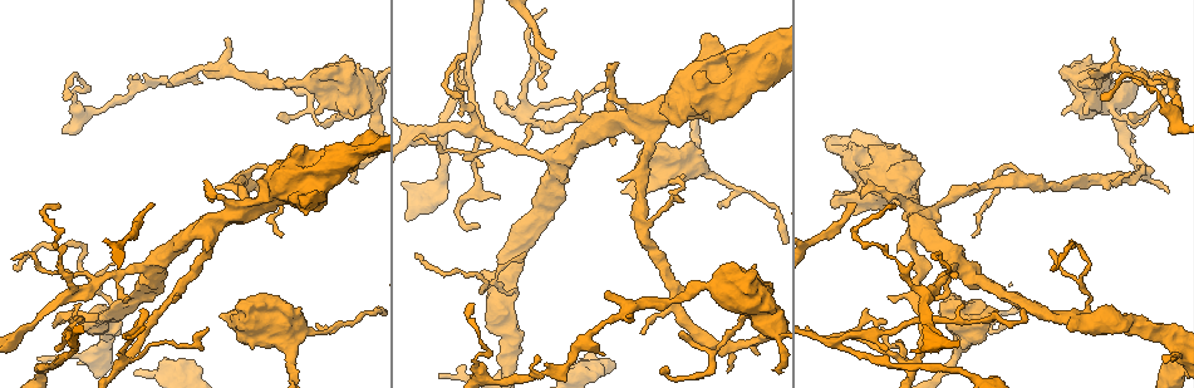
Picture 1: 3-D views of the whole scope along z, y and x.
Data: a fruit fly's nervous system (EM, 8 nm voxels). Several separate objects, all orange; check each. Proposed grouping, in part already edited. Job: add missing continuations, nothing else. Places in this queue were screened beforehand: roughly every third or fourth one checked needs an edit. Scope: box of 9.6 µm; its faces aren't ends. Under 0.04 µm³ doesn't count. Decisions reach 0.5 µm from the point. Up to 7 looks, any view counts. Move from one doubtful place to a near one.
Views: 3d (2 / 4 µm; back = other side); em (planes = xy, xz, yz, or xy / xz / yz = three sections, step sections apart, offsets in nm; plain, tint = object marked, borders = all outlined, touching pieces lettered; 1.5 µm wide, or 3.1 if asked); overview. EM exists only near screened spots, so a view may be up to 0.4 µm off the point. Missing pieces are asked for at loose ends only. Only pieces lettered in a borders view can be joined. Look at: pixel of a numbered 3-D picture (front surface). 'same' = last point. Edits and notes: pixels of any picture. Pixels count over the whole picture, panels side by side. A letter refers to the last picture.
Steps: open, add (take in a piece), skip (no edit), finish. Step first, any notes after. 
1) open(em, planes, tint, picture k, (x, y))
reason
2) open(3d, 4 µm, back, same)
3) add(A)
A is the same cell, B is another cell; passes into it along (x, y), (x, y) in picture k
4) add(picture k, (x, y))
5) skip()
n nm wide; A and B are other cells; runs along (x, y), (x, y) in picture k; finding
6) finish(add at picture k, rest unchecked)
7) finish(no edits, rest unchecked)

open(em, planes, borders, picture 1, (1164, 86))
thin end

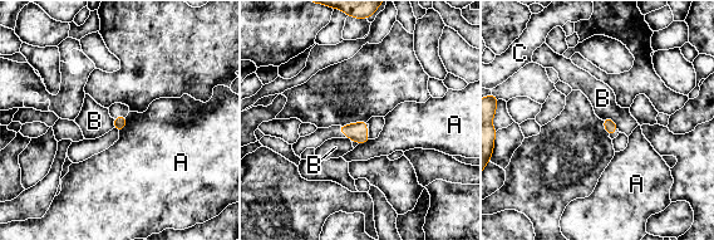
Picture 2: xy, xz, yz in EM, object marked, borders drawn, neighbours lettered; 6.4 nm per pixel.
skip()
A, B and C are other cells; border along (601, 118), (611, 118), (618, 128) in picture 2; no lettered piece goes on from it

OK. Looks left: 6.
open(3d, 2 µm, picture 1, (204, 74))
an open end

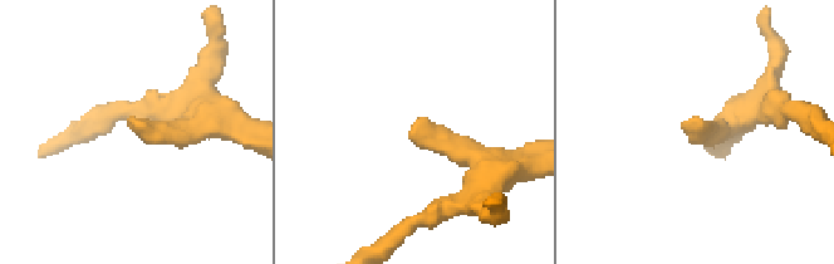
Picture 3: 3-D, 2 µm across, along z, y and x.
open(em, planes, borders, picture 3, (700, 119))
shape alone is not enough

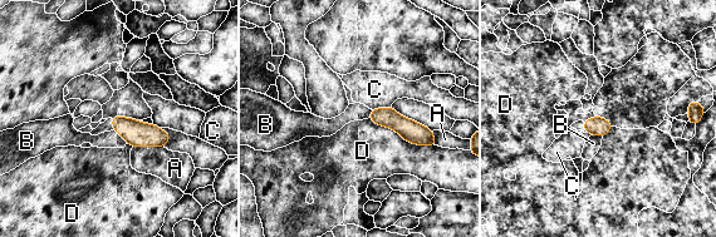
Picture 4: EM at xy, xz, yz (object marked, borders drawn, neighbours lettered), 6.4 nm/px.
skip()
130 nm wide; A, B, C and D are other cells; runs along (373, 112), (427, 142) in picture 4; no lettered piece goes on from it

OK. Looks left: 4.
open(3d, 4 µm, back, picture 1, (126, 300))
free end

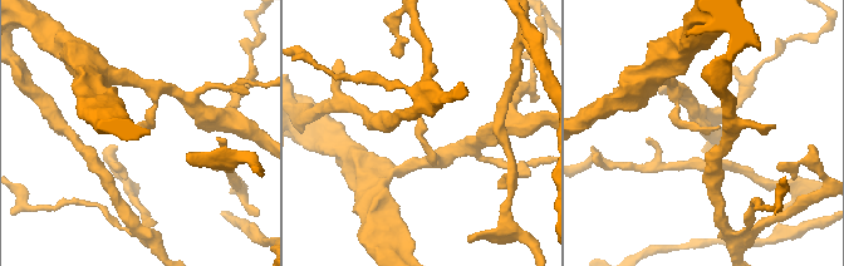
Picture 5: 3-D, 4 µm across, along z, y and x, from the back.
open(em, planes, borders, picture 5, (718, 127))

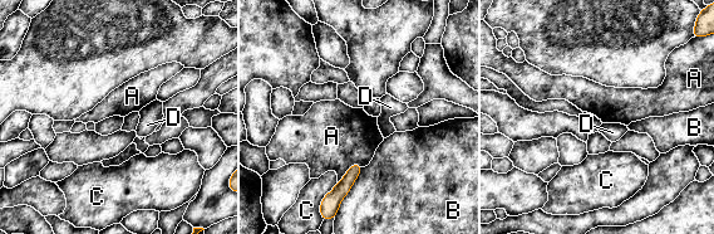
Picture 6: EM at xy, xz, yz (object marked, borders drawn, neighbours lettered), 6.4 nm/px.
skip()
A, B, C and D are other cells; border along (363, 166), (353, 164), (338, 183) in picture 6; none of them fits

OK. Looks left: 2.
finish(no edits, rest unchecked)

